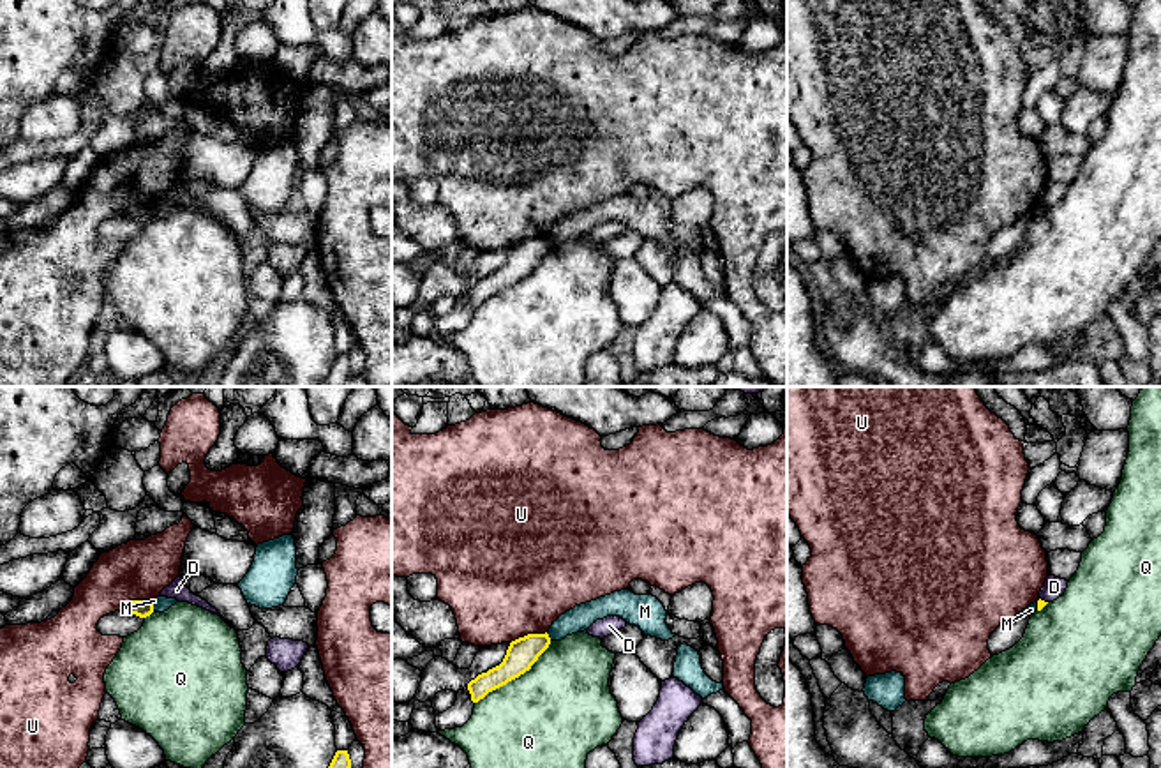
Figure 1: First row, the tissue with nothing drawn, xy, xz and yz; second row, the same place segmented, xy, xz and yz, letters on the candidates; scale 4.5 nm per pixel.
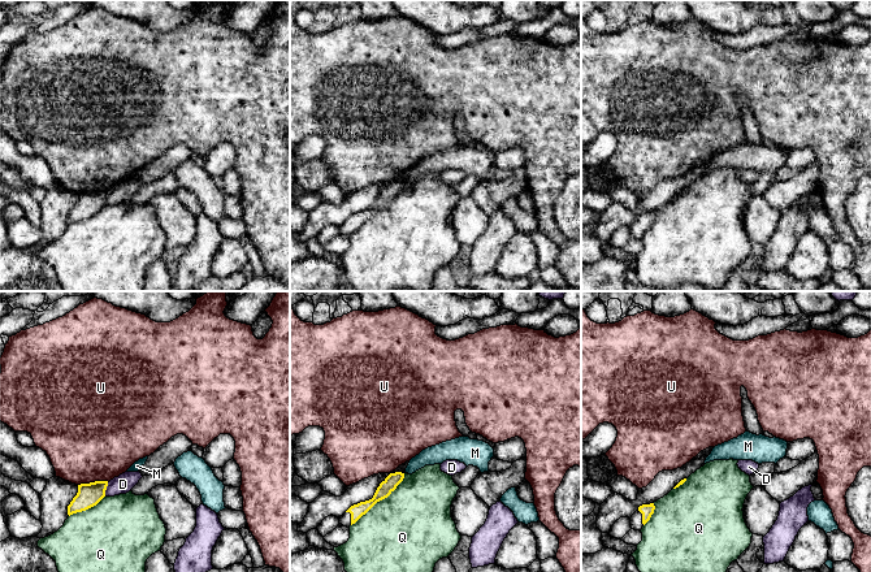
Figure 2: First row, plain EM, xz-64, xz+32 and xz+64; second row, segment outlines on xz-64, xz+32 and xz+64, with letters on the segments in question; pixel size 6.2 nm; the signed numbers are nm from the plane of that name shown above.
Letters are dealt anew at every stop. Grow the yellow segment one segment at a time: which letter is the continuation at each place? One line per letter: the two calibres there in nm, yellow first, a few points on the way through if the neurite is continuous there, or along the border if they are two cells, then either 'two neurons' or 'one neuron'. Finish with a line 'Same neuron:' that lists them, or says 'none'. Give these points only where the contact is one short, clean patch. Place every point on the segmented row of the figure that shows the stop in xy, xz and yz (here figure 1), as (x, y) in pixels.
D: 40 nm thick on the yellow side, 100 nm on the other; two neurons
M: 80 nm thick on the yellow side, 70 nm on the other; border along xy (152, 602), (154, 609); two neurons
Q: 140 nm thick on the yellow side, 480 nm on the other; two neurons
U: 140 nm thick on the yellow side, 500 nm on the other; two neurons
Same neuron: none

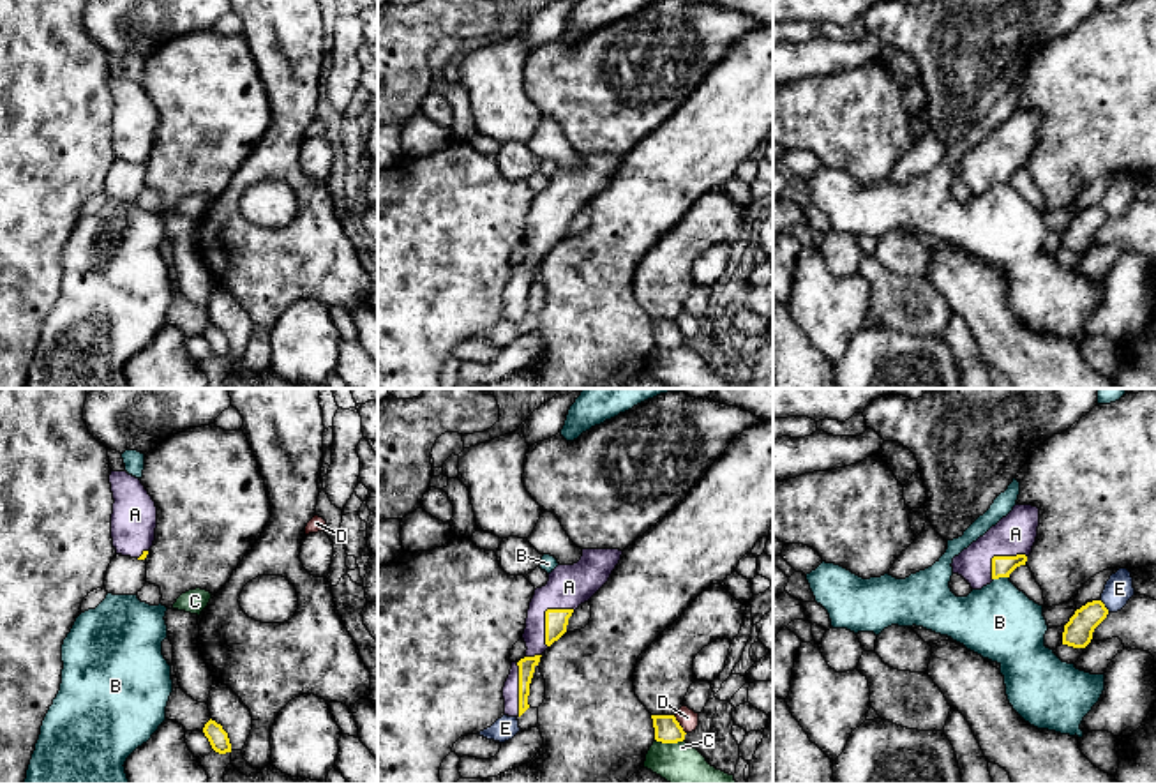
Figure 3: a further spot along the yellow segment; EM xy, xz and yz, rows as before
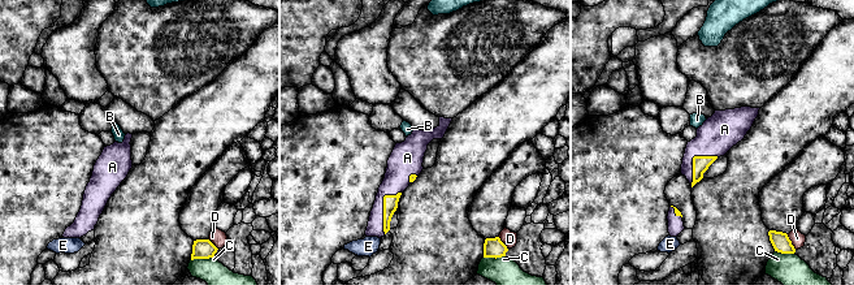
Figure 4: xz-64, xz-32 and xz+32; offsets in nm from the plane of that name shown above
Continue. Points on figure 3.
A: 110 nm thick on the yellow side, 200 nm on the other; one neuron
B: 100 nm thick on the yellow side, 340 nm on the other; two neurons
C: 120 nm thick on the yellow side, 220 nm on the other; two neurons
D: 120 nm thick on the yellow side, 90 nm on the other; two neurons
E: 130 nm thick on the yellow side, 130 nm on the other; two neurons
Same neuron: A

